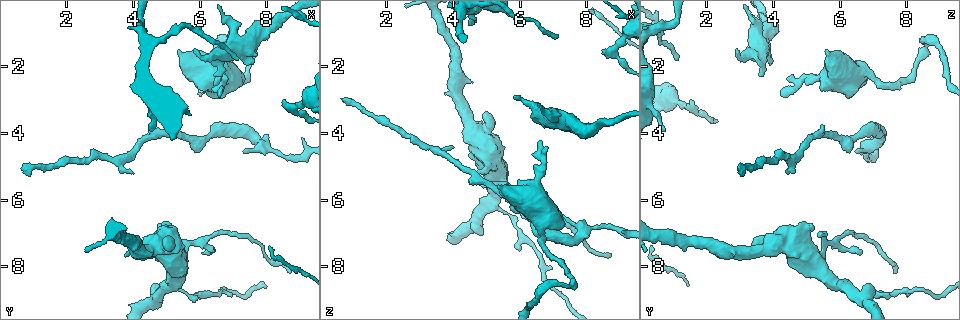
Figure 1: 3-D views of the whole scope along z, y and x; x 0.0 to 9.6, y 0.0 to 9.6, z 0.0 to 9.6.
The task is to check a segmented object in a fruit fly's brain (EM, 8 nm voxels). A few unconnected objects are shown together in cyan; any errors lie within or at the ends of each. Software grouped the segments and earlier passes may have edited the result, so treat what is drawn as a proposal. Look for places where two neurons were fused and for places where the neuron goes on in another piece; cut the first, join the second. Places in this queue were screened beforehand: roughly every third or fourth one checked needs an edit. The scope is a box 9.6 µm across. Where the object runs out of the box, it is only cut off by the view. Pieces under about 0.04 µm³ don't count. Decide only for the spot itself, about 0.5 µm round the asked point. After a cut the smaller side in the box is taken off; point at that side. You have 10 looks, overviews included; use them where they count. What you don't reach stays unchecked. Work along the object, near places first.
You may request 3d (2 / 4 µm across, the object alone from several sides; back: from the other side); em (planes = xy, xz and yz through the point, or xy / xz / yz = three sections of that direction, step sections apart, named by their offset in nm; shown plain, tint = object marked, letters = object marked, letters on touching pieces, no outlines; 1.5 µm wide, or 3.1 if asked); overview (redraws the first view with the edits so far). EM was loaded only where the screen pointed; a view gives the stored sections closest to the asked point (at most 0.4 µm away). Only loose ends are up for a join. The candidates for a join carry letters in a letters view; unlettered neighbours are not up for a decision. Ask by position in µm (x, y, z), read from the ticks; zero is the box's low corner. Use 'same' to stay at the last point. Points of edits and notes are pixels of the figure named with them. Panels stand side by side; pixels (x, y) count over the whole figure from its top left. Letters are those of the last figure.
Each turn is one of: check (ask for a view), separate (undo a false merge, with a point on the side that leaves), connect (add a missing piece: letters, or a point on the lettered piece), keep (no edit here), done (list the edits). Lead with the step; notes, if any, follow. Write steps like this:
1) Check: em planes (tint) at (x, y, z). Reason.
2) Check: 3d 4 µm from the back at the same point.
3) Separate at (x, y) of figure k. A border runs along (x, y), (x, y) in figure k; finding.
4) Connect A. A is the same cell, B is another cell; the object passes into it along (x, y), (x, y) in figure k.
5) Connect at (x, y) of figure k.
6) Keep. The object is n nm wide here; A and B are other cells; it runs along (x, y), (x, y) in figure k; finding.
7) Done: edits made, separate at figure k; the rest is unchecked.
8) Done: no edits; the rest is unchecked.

Check: 3d 4 µm at (5.35, 1.50, 5.50).

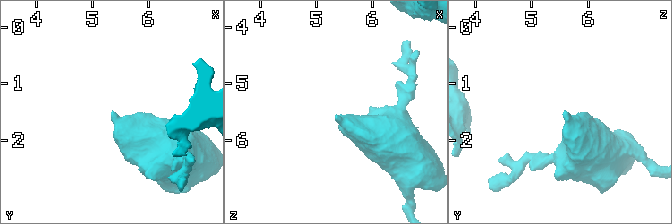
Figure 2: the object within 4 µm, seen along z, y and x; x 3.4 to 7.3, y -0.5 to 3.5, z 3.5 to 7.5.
Check: em planes (plain) at (5.35, 1.55, 5.55). Shape alone is not enough.

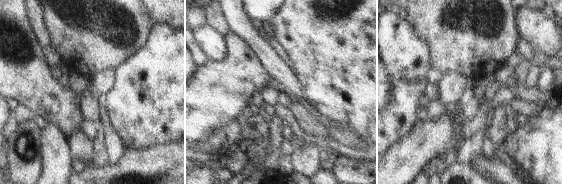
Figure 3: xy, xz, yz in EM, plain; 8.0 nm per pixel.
Check: em planes (letters) at the same point. See the neighbours.

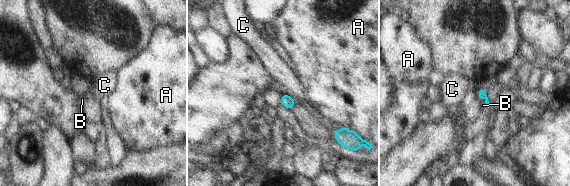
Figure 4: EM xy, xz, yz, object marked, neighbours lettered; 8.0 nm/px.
Keep. The longest contact is with C, 140 nm; A, B and C are other cells; no lettered piece goes on from it.

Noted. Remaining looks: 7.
Check: em planes (letters) at (7.50, 1.95, 3.85).

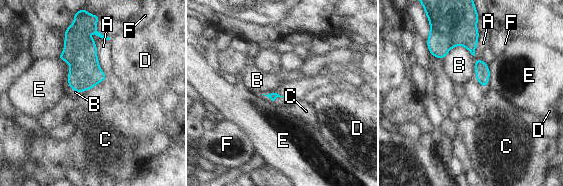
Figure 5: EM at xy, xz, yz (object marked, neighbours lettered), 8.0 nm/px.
Keep. A, B, C, D, E and F are other cells; a border runs along (473, 55), (455, 45), (442, 59) in figure 5; none of them fits.

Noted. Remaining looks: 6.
Check: 3d 4 µm at (5.90, 8.90, 6.85). A narrow waist.

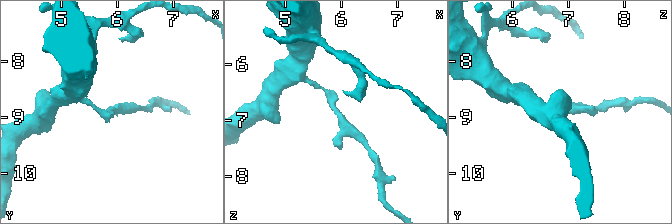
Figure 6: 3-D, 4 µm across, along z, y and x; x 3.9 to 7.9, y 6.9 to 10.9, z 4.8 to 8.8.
Check: em planes (letters) at (5.95, 8.85, 6.90).

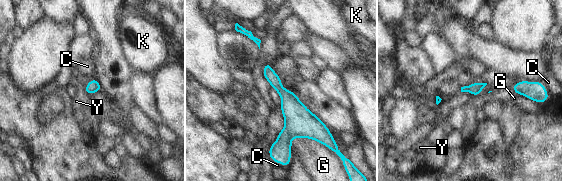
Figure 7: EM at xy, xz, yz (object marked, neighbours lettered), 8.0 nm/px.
Keep. The object is 100 nm wide here; C, G, K and Y are other cells; a border runs along (290, 140), (308, 137), (324, 145) in figure 7; continuous, no second neuron.

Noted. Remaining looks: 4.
Check: em xy step 8 (tint) at (7.45, 1.40, 8.55). Abrupt turn.

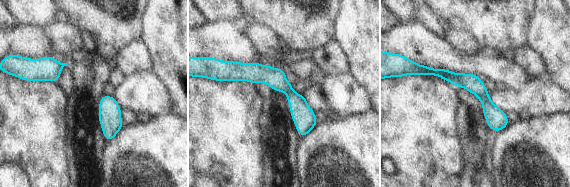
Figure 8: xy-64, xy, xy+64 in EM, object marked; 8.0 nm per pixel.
Check: em planes (tint) at the same point. Another direction.

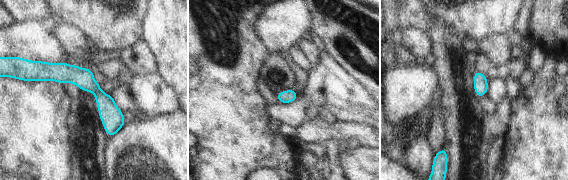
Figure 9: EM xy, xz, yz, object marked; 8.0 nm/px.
Check: em planes (letters) at the same point. See the neighbours.

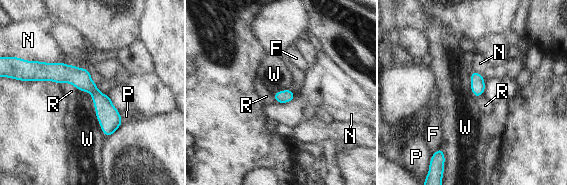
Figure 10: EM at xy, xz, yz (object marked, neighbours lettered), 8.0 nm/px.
Keep. F, N, P, R and W are other cells; one neuron here.

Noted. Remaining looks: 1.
Done: no edits; the rest is unchecked.

